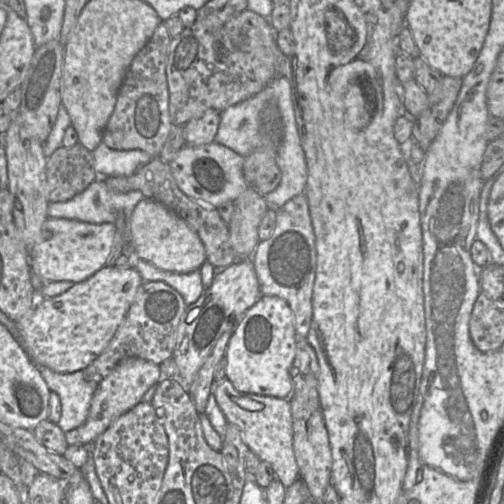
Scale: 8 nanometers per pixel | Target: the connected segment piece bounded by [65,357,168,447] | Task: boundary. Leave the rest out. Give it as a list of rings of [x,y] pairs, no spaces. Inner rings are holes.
[[[129,357],[123,359],[111,371],[111,373],[98,384],[98,387],[93,395],[89,408],[89,413],[85,422],[78,428],[65,433],[65,439],[67,444],[81,445],[84,447],[85,445],[94,444],[94,441],[100,435],[102,435],[121,415],[125,414],[138,403],[140,403],[146,391],[153,385],[157,385],[157,383],[162,380],[162,378],[168,377],[161,377],[160,366],[157,364],[136,357]]]

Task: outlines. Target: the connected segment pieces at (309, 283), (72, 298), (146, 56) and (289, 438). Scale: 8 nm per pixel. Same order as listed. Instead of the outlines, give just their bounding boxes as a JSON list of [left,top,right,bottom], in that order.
[[252,194,317,337],[17,267,142,373],[103,21,172,158],[213,378,300,488]]

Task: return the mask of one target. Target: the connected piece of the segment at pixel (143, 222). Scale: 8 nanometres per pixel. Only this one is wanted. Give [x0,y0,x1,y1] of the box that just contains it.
[130,198,206,273]

